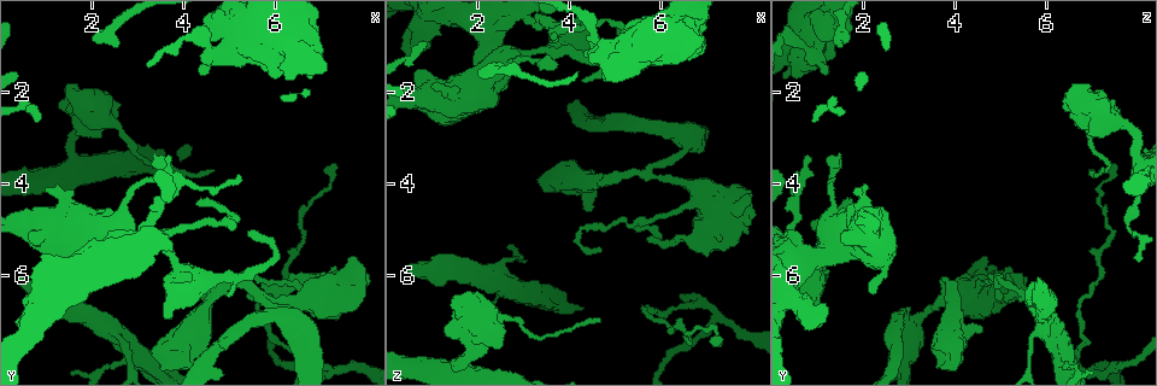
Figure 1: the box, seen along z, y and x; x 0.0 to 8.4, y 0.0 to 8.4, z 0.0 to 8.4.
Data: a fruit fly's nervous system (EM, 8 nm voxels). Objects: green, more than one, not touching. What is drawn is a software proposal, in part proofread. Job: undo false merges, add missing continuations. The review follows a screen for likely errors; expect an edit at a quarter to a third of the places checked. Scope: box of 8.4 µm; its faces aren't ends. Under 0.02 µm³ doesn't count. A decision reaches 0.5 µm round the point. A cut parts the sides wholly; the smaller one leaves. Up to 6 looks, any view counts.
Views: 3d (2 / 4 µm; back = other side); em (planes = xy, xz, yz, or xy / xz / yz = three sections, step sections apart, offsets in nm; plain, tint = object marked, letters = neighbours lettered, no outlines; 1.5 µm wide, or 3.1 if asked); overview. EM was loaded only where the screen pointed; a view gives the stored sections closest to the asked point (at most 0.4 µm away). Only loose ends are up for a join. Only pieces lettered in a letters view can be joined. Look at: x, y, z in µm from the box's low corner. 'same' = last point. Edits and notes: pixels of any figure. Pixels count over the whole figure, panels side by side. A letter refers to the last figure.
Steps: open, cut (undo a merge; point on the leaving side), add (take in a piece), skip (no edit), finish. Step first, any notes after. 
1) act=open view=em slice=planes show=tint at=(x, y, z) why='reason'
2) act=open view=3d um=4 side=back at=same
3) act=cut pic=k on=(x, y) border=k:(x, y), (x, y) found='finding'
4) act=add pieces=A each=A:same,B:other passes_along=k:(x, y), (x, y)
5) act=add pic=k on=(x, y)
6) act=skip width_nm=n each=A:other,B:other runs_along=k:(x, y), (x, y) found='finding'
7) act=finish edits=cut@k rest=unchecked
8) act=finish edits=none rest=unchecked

act=open view=3d um=4 at=(6.35, 6.15, 4.60) why='thick turns thin'

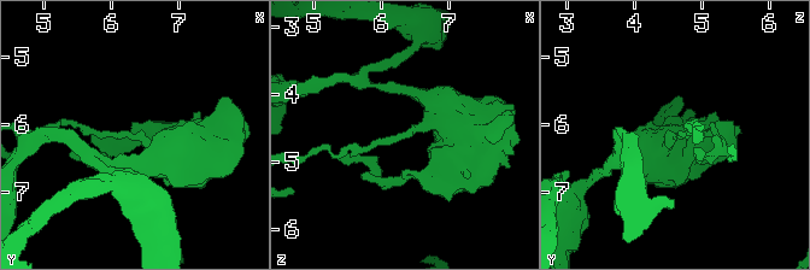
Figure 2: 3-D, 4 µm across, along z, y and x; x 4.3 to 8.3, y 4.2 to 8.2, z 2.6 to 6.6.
act=open view=em slice=planes show=letters at=(6.35, 6.15, 4.55) why='now the EM'

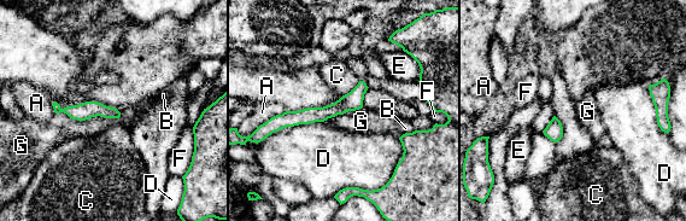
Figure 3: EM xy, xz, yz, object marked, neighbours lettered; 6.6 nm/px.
act=skip each=A:other,B:other,C:other,D:other,E:other,F:other,G:other border=3:(359, 80), (341, 97) found='continuous, no second cell'

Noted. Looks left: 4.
act=open view=3d um=4 at=(5.10, 5.05, 0.90) why='an open end'

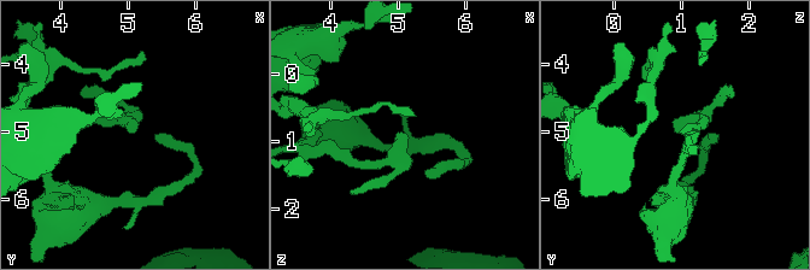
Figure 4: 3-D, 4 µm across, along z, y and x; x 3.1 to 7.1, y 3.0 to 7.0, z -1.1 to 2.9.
act=open view=em slice=planes show=letters at=(5.10, 5.00, 0.95) why='need the tissue'

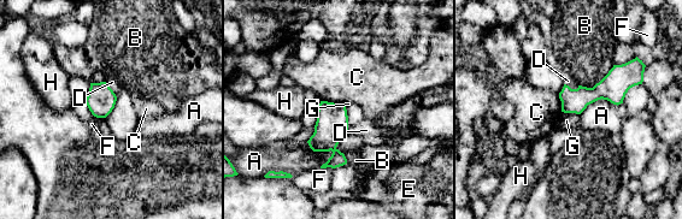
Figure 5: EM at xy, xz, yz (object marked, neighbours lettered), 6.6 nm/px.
act=skip each=A:other,B:other,C:other,D:other,E:other,F:other,G:other,H:other runs_along=5:(631, 76), (564, 108) found='none of them fits'

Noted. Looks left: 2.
act=open view=em slice=planes show=letters at=(1.55, 1.85, 6.60)

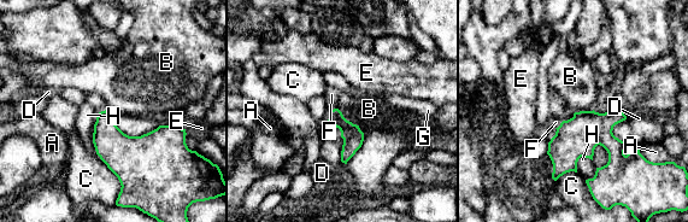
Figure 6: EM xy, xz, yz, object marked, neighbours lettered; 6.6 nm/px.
act=add pieces=F longest_contact=H:320nm each=A:other,B:other,C:other,D:other,E:other,F:same,G:other,H:other passes_along=6:(578, 136), (560, 124), (556, 122) found='the cell continues'

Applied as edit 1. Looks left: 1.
act=finish edits=add@6 rest=unchecked

